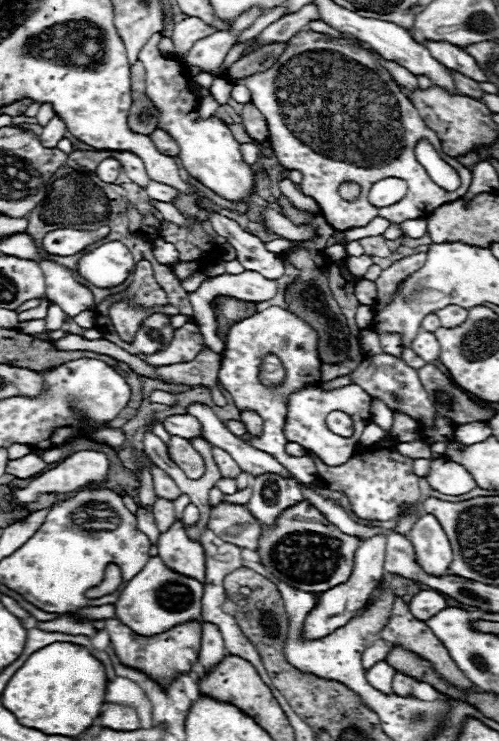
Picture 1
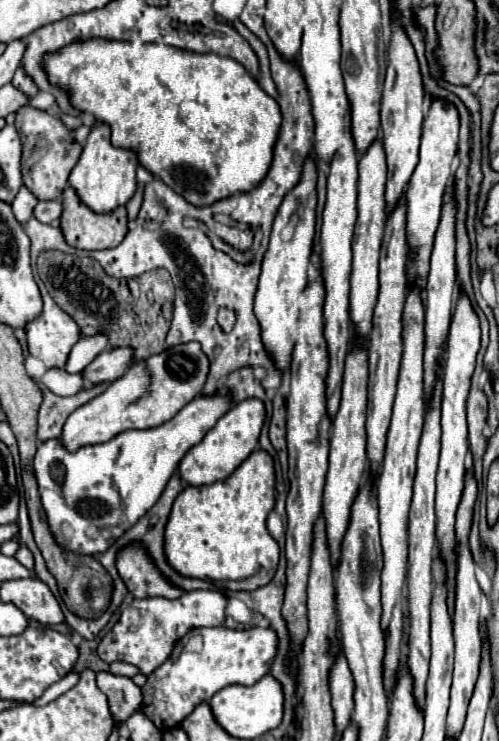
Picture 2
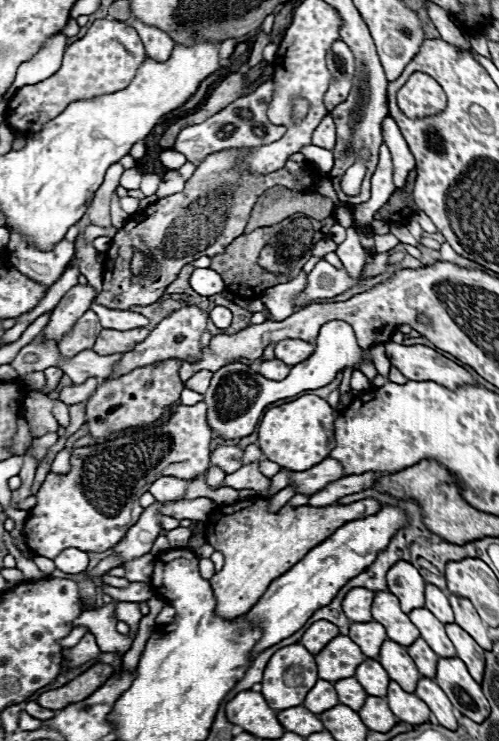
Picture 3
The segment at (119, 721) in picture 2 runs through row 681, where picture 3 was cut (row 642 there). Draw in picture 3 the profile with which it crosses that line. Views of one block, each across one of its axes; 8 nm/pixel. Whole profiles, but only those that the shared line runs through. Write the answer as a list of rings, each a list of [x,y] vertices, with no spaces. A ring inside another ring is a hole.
[[[112,600],[104,608],[82,612],[82,616],[78,616],[74,620],[74,626],[88,626],[90,632],[94,632],[96,642],[98,642],[102,652],[120,652],[120,654],[124,654],[124,652],[130,650],[134,638],[116,632],[116,622],[118,622],[116,620],[116,604],[118,602]]]

